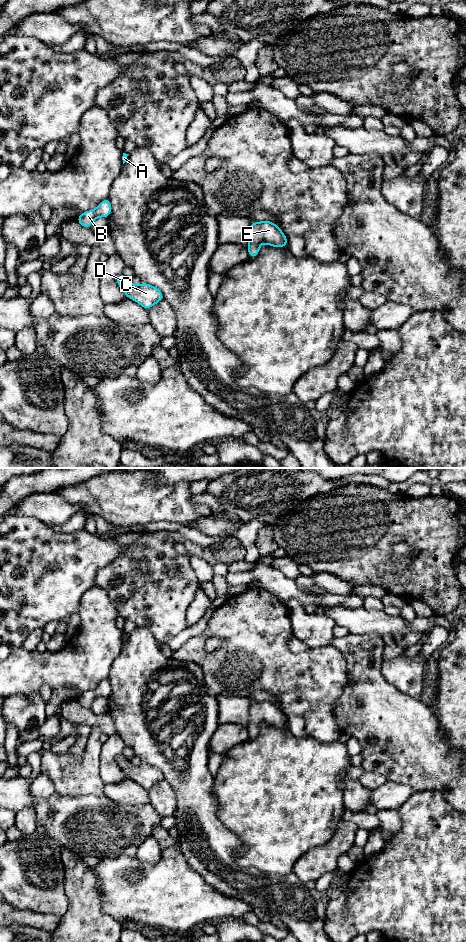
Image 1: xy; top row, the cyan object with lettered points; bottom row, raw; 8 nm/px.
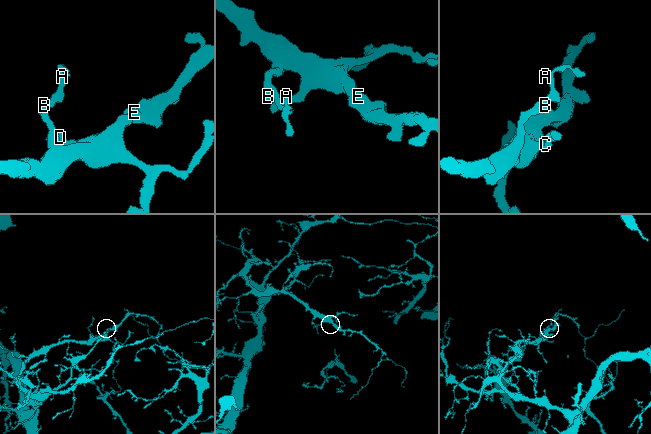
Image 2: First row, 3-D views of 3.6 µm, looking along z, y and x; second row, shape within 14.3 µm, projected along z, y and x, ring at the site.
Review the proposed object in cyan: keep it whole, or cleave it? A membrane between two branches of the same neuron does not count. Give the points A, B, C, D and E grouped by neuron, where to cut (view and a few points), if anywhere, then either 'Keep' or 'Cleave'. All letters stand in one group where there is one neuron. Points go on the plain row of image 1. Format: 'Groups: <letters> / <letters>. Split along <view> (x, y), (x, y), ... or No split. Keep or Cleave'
Groups: A B C D E. No split. Keep

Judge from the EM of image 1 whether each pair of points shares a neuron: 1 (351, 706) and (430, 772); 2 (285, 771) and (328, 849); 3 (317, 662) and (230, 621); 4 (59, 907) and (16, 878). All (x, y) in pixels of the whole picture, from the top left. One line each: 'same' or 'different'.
1: same
2: different
3: same
4: same

